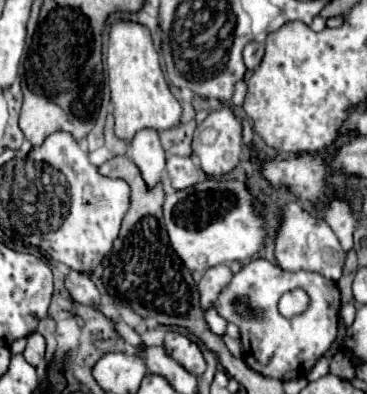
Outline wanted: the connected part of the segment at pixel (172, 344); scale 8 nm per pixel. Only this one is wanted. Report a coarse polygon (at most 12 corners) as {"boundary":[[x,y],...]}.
{"boundary":[[168,332],[164,350],[190,374],[206,370],[200,348],[178,332]]}

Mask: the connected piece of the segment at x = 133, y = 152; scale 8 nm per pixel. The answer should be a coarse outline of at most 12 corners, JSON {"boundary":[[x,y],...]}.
{"boundary":[[144,128],[128,156],[148,186],[162,180],[164,148],[158,130]]}

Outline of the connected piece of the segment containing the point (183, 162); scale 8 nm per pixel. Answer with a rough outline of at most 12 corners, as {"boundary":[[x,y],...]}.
{"boundary":[[170,156],[168,180],[174,190],[200,182],[200,170],[186,156]]}

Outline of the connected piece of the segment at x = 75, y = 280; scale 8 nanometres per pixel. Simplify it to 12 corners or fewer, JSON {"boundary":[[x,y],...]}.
{"boundary":[[68,270],[64,286],[74,302],[98,306],[100,292],[86,274]]}

